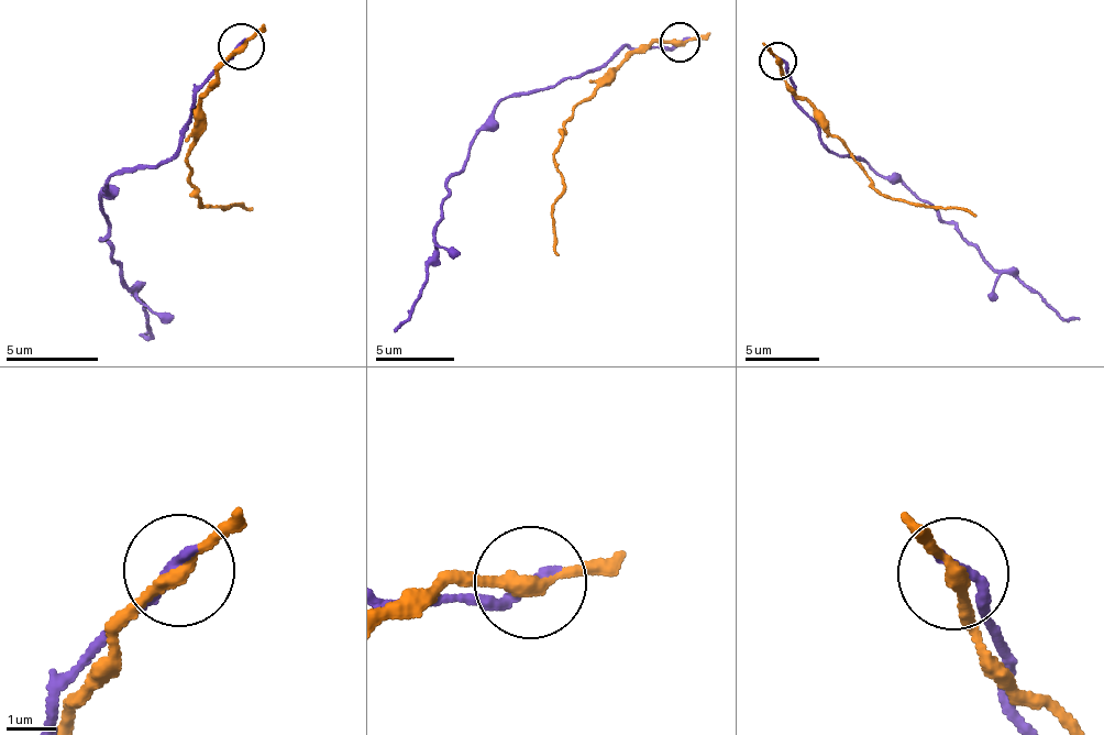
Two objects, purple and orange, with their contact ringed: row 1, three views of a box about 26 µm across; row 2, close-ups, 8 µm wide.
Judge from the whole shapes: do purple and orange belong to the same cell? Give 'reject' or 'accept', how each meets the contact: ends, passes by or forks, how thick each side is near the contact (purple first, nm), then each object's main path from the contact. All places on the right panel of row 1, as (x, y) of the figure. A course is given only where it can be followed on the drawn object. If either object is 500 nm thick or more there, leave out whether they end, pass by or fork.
reject; purple ends there; orange passes by; 240 nm thick on the purple side, 240 nm on the other; purple runs (776, 59), (791, 96), (827, 147), (860, 157), (904, 186), (994, 270), (1012, 271), (1064, 319), (1079, 319); orange runs (776, 59), (784, 86), (814, 107), (820, 125), (845, 143), (864, 176), (893, 199), (971, 210), (975, 216)

